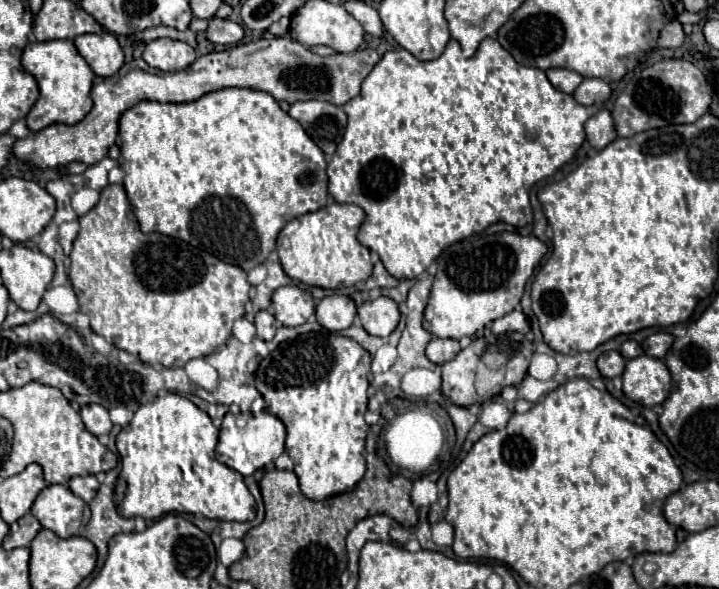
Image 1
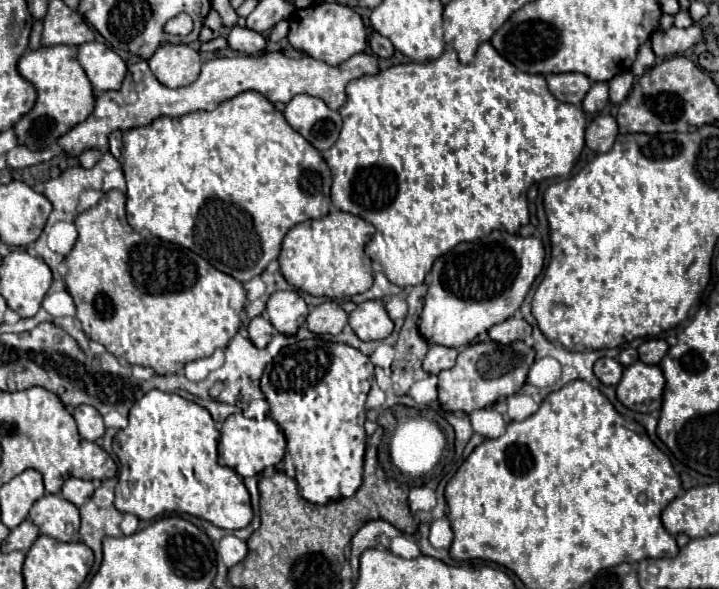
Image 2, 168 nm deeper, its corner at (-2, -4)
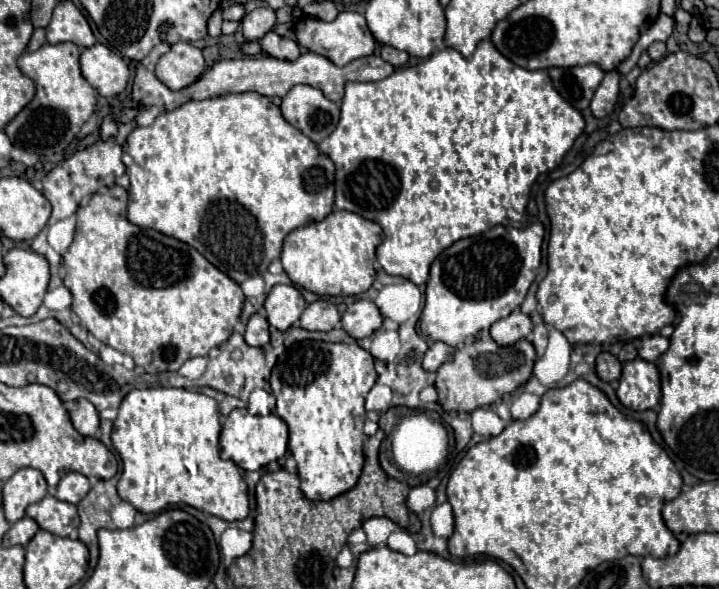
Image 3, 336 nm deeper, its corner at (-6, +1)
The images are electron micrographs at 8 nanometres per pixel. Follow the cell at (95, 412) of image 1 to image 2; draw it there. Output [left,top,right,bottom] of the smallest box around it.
[74,405,104,441]

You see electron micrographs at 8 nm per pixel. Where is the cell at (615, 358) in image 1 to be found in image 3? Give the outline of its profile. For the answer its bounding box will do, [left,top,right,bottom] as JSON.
[596,352,622,382]

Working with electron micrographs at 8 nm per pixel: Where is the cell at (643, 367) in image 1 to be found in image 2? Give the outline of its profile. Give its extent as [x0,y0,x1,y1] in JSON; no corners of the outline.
[616,361,664,413]

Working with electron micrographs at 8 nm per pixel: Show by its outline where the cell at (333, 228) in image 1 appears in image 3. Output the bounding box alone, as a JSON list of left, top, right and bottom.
[282,210,382,296]

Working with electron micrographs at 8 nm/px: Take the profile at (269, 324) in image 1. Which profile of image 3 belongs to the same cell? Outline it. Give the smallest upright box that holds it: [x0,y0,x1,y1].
[244,312,270,346]

